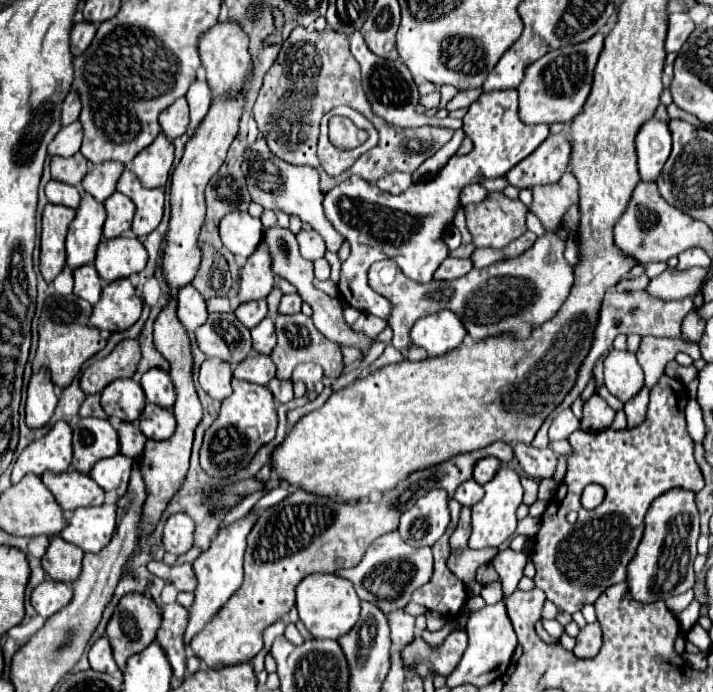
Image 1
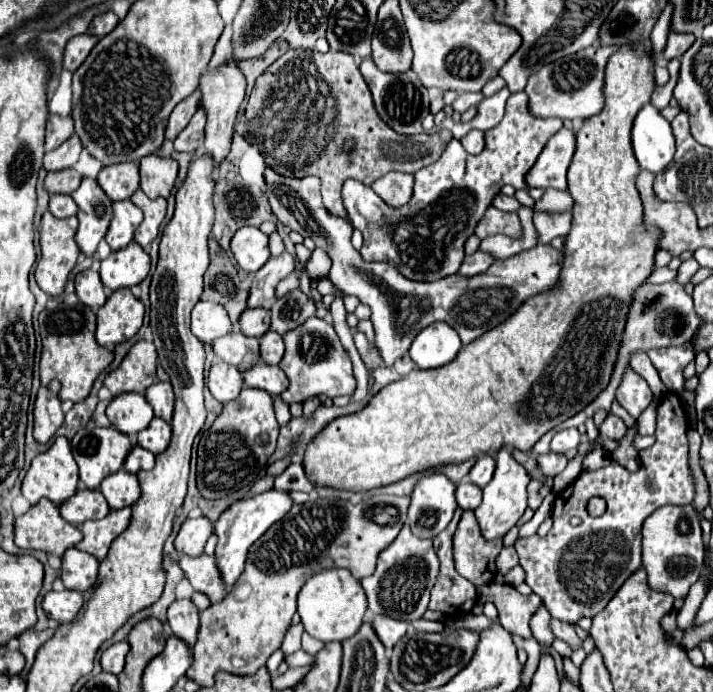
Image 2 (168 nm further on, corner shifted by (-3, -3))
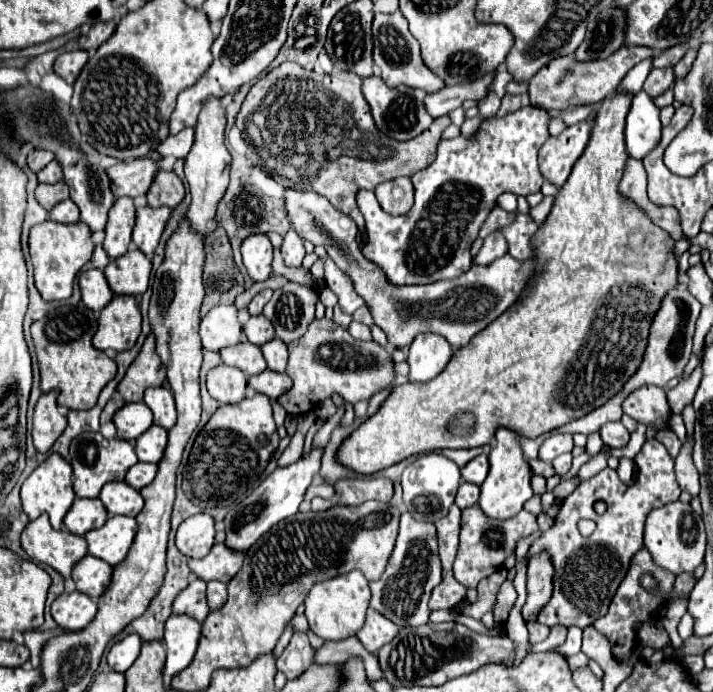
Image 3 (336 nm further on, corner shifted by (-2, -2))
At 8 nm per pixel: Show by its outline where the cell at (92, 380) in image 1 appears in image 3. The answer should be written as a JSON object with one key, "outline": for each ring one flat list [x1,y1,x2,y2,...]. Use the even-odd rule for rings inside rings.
{"outline":[[148,334,140,354,126,370,126,376,120,380,116,392,124,398,124,402,140,402,146,388,160,386,164,380,166,368,154,350,154,334]]}

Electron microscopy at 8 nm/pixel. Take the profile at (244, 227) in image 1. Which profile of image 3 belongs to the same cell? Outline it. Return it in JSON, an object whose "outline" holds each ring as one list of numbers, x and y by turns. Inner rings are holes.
{"outline":[[266,234,248,236,242,242,242,258,252,280,256,282,266,280,270,274,270,264,272,264,272,244,268,236]]}

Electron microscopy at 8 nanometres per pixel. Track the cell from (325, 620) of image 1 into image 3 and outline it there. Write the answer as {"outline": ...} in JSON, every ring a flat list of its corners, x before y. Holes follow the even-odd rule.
{"outline":[[352,570,348,574,318,582,312,586,304,602,310,630,324,640,342,640,348,636,356,636,356,632,364,624,368,602,370,602,368,580,362,576,360,570]]}

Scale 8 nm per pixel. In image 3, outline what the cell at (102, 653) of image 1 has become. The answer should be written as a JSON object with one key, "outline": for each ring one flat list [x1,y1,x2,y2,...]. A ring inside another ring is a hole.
{"outline":[[130,634,126,636,122,642,116,642,110,652,108,652,108,666,114,668,116,672,124,674,132,664,134,660,140,656,140,648,142,648,142,640,140,636,136,634]]}

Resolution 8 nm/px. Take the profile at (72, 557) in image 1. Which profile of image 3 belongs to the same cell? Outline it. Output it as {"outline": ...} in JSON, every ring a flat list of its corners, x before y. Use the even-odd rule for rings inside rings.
{"outline":[[88,554,80,560,80,564,74,566,72,580,78,592,92,596,96,600,110,584,110,574,112,574,112,568,106,562]]}

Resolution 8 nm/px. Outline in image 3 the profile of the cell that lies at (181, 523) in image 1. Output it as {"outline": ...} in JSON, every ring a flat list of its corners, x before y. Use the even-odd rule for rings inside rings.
{"outline":[[194,514,178,526,176,546,188,558,202,558,214,546,214,534,214,518,210,514]]}

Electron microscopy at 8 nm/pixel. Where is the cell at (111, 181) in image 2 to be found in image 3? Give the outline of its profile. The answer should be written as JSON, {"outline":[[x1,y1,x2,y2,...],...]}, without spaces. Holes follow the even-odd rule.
{"outline":[[136,158,130,162,118,162,116,166,108,168,110,188,116,198,120,196,142,196,148,192,154,174,158,170,158,164,150,158]]}

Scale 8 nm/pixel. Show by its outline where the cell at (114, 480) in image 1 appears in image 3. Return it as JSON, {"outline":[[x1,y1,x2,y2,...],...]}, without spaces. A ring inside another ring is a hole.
{"outline":[[112,480,110,484,106,484,106,488,102,488,100,492,100,500,110,514,124,516,136,516,144,506,140,492,136,488,130,488,124,480]]}

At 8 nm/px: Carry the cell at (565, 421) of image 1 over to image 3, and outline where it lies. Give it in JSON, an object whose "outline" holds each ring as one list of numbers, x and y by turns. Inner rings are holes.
{"outline":[[552,434,550,438,546,438,546,442,540,446,540,454,538,458,544,462,552,462,556,456,564,454,564,452,572,452,574,448,574,440,572,434]]}

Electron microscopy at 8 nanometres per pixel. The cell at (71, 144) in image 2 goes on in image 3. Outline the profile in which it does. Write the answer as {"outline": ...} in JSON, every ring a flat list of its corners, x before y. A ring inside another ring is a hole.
{"outline":[[52,160,50,164,46,164,46,166,38,172,38,182,54,184,54,182,58,182,58,180,62,180,62,166,60,166,56,160]]}

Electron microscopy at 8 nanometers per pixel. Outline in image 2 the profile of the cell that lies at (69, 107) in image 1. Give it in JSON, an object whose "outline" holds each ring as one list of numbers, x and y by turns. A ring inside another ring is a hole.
{"outline":[[51,115,47,119,47,135,45,135,45,151,57,149,63,141,73,135,73,119]]}

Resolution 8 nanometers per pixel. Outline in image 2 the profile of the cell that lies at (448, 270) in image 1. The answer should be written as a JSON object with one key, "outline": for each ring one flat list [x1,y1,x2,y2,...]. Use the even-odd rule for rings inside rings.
{"outline":[[477,251,473,255,467,255,459,273,465,275,465,277,473,277,477,273,483,273,485,269,491,267,491,263,495,261,495,257,491,257,491,253,485,253,485,251]]}

